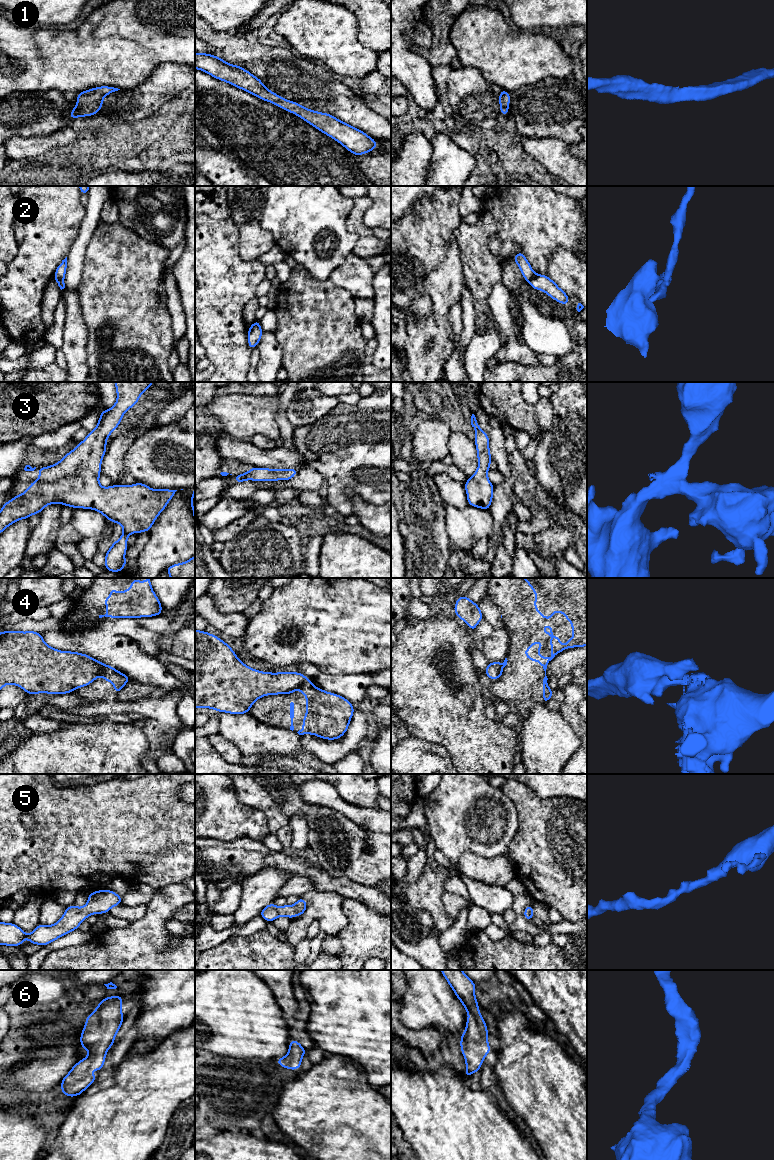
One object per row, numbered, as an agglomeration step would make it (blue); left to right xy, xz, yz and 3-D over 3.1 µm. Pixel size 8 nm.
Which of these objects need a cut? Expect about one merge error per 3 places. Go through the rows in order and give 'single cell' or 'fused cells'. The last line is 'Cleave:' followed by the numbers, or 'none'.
1: single cell
2: fused cells
3: single cell
4: fused cells
5: single cell
6: single cell
Cleave: 2, 4

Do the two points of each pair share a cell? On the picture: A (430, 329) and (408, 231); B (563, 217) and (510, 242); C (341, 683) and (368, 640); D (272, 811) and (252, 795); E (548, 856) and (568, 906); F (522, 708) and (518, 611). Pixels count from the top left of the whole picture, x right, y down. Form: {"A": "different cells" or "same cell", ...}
{"A": "same cell", "B": "same cell", "C": "different cells", "D": "same cell", "E": "same cell", "F": "same cell"}

